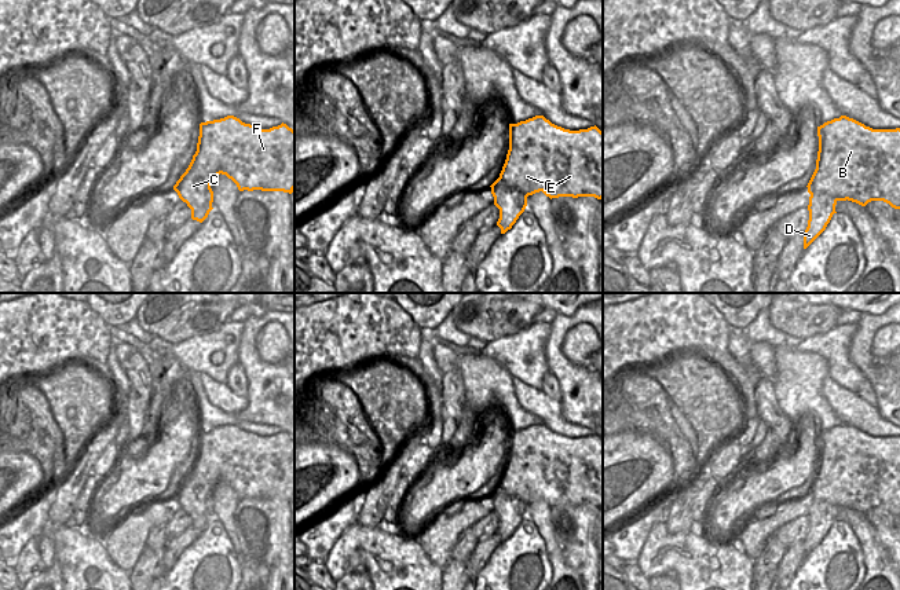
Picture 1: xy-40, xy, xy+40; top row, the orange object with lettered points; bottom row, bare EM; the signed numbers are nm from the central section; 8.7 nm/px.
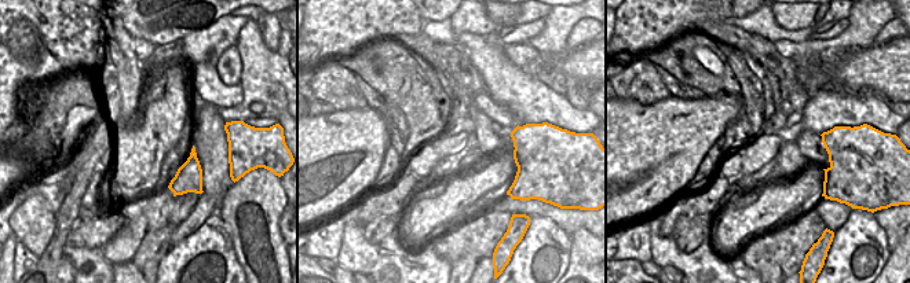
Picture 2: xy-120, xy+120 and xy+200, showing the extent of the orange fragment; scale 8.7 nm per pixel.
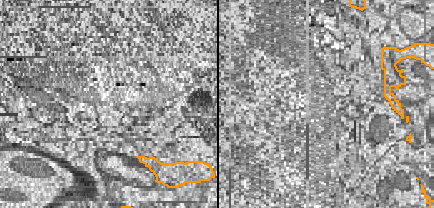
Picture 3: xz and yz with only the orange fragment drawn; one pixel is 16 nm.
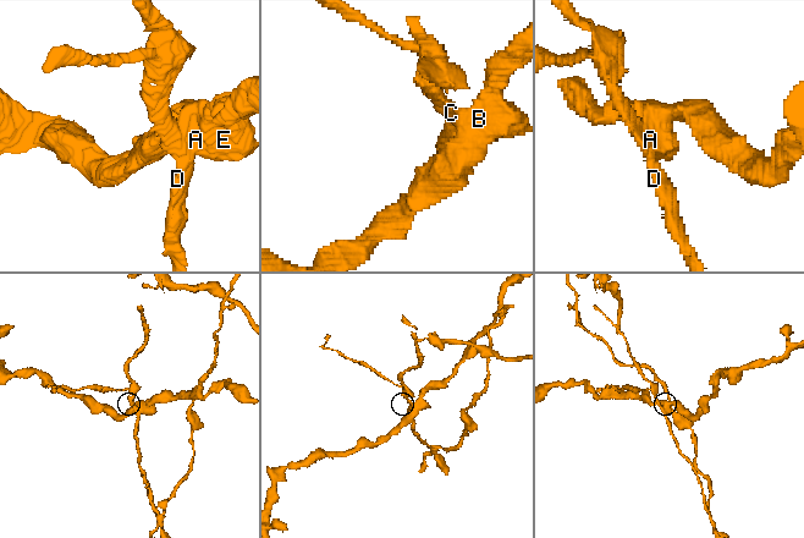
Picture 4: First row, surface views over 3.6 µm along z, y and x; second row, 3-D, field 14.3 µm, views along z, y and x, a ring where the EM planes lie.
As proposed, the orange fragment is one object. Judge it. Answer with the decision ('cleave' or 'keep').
cleave

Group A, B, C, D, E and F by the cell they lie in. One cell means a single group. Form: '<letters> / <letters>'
A B E F / C D

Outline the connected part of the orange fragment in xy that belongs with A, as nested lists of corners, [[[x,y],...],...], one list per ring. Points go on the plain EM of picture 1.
[[[535,424],[509,432],[509,458],[500,487],[524,503],[542,499],[546,505],[603,506],[603,440],[594,433],[570,439]]]

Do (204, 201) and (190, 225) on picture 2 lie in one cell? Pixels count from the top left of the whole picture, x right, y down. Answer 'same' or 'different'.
same

